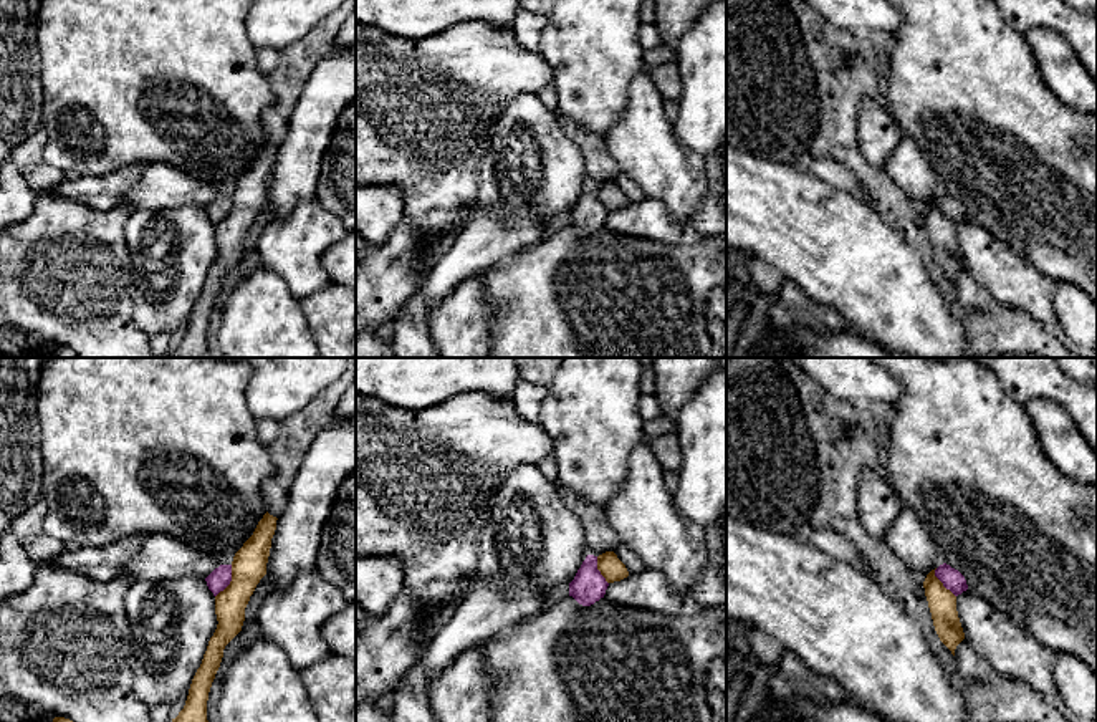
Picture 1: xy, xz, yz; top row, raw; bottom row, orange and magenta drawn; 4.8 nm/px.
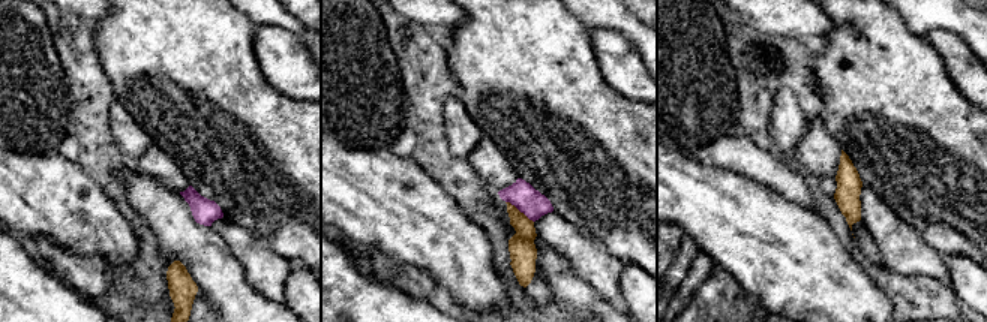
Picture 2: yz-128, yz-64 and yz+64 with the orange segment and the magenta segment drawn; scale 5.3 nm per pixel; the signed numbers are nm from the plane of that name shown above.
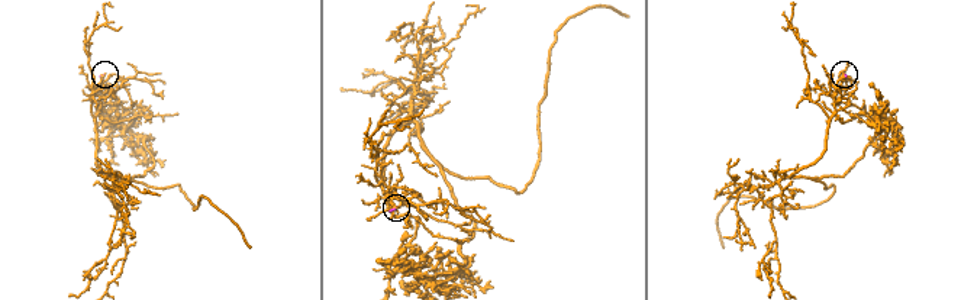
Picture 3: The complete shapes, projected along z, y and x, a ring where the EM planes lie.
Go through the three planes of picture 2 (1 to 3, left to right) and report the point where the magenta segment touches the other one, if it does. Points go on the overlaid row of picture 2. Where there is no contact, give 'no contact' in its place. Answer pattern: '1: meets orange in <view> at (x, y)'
1: no contact
2: meets orange in yz-64 at (518, 210)
3: no contact

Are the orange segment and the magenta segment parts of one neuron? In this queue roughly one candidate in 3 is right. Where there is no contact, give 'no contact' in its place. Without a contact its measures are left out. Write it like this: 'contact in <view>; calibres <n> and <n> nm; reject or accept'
contact in xy; calibres 170 and 100 nm; reject

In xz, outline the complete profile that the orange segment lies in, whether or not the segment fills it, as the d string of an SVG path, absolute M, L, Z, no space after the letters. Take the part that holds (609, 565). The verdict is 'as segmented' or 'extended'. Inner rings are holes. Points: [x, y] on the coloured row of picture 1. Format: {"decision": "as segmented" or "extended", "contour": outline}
{"decision": "as segmented", "contour": "M606 551L597 556L597 570L607 583L620 581L629 576L625 565L614 551Z"}

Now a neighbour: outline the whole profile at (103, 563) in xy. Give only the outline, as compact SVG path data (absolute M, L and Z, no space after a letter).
M132 535L104 546L65 550L48 565L76 571L89 580L111 581L121 568L137 556L142 542L149 535Z

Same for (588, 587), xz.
M587 555L569 583L569 596L582 606L591 606L604 598L607 586L609 583L597 570L597 556Z

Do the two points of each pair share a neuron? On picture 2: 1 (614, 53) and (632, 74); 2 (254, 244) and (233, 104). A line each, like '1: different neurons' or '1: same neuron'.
1: same neuron
2: different neurons

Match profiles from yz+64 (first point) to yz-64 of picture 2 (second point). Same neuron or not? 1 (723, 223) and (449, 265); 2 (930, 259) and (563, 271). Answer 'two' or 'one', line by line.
1: one
2: two

